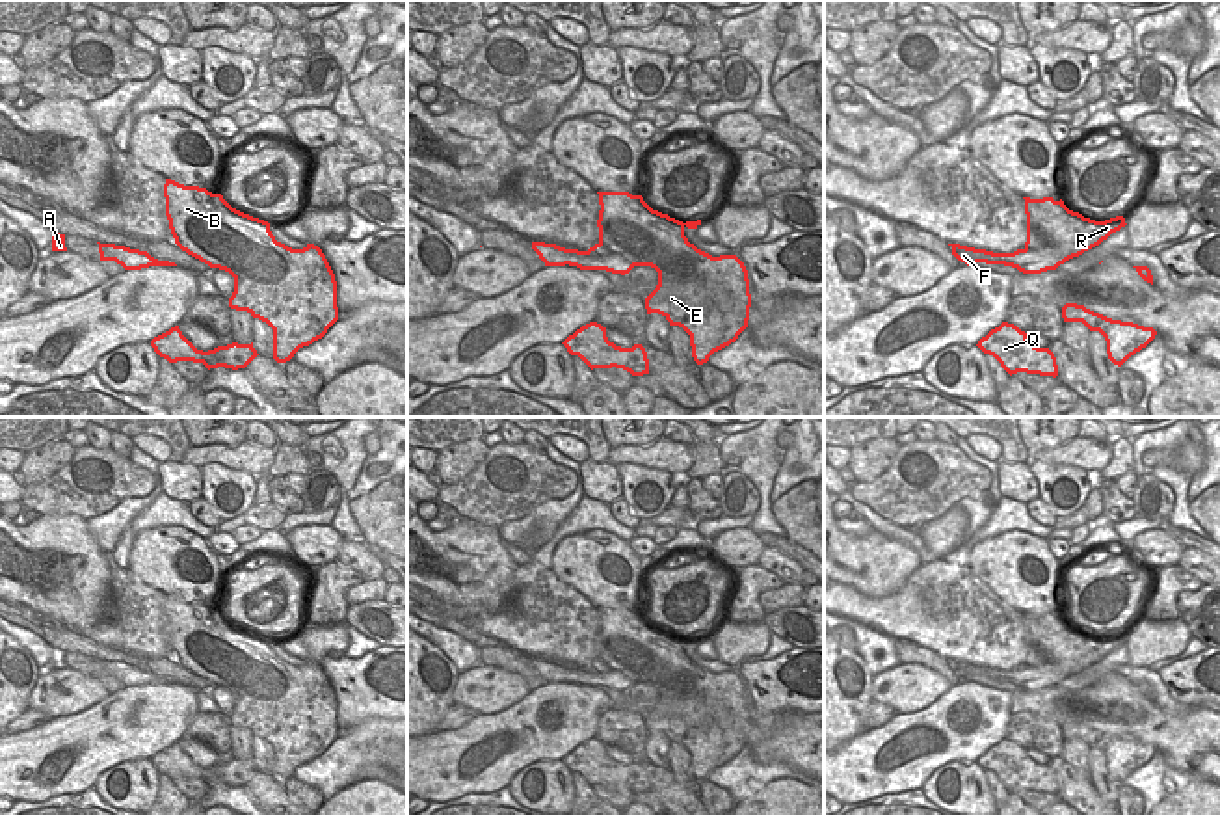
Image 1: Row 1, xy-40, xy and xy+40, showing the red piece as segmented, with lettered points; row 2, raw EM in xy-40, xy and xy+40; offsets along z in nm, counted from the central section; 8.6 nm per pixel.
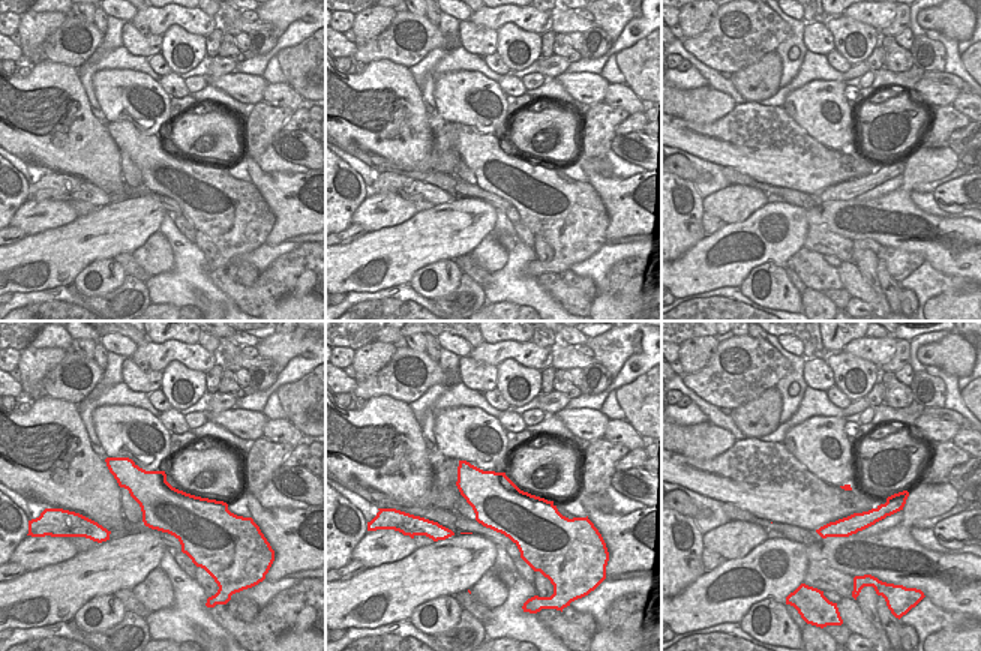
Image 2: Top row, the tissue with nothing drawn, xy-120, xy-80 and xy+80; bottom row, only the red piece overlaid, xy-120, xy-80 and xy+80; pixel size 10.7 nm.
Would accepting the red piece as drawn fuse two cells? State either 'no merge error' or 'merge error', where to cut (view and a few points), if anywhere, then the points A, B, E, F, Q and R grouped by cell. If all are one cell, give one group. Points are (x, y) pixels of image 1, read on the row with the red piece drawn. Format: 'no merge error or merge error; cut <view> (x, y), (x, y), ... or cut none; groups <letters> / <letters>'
merge error; cut xy+40 (1098, 222), (1098, 227), (1072, 252), (1053, 248), (1025, 250); groups A F R / B E Q

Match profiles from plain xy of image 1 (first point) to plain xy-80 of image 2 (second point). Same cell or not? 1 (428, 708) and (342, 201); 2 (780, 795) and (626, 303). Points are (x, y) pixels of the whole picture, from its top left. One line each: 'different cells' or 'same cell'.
1: same cell
2: same cell

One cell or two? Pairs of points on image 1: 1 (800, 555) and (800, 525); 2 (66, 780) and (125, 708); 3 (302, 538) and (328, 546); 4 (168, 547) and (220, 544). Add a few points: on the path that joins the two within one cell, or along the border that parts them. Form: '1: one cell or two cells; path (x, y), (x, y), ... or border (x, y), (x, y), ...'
1: two cells; border (785, 536), (804, 549)
2: one cell; path (77, 761), (108, 726)
3: one cell; path (307, 542), (322, 544)
4: two cells; border (205, 540), (218, 553)

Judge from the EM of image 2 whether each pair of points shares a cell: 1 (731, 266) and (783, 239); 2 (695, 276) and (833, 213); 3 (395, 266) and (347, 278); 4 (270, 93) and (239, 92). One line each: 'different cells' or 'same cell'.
1: same cell
2: different cells
3: same cell
4: different cells

